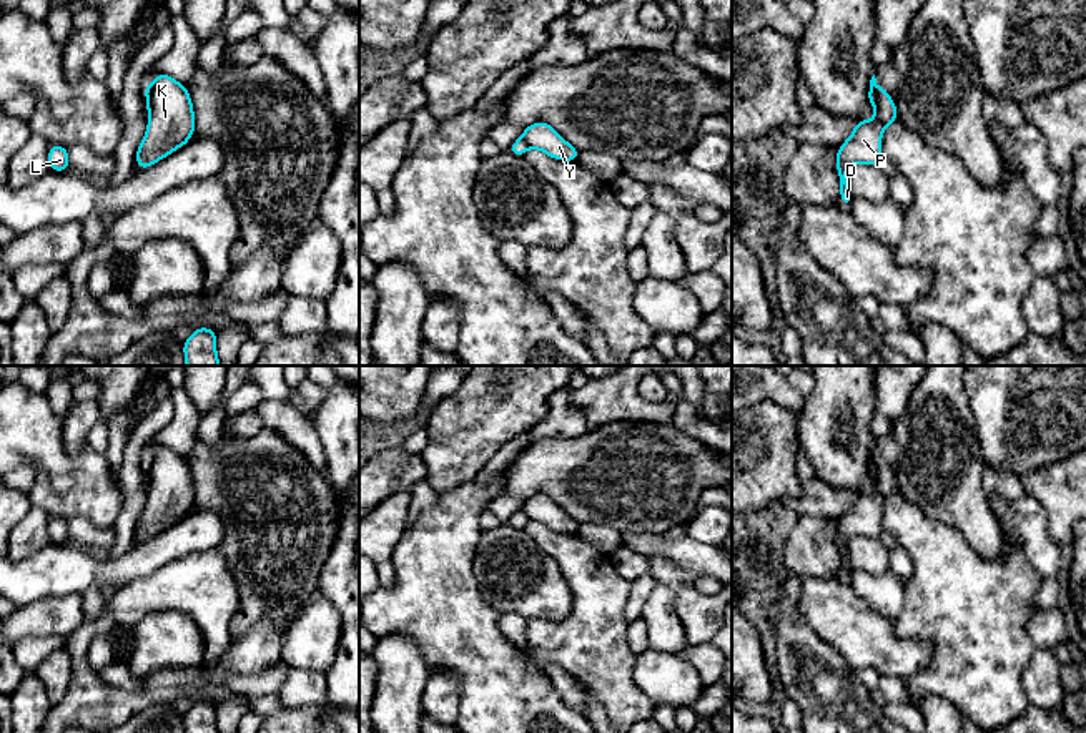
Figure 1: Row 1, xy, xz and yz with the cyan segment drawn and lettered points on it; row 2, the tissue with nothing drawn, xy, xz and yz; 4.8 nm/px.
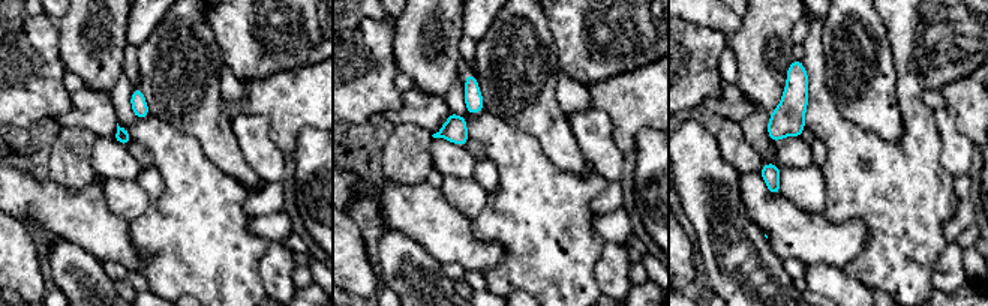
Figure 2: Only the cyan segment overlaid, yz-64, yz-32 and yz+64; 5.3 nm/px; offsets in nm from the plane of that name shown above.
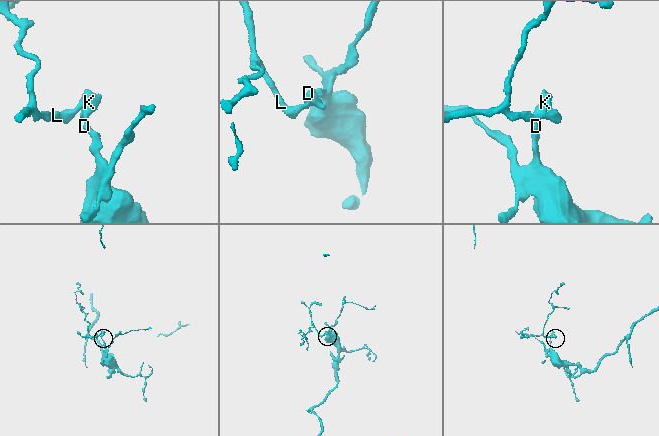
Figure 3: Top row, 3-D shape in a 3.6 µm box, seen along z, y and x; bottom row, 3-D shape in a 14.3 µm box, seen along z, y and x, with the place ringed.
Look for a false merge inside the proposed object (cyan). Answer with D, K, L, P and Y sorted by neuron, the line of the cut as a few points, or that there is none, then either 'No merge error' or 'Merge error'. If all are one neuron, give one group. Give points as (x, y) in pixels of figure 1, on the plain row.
Groups: D K P Y / L. Split along yz (878, 461), (878, 491), (883, 499). Merge error

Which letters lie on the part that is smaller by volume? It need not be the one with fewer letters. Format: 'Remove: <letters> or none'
Remove: L

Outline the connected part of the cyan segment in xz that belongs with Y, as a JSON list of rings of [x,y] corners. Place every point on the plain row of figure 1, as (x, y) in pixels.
[[[544,494],[526,499],[521,512],[529,520],[537,520],[555,532],[577,534],[580,525]]]

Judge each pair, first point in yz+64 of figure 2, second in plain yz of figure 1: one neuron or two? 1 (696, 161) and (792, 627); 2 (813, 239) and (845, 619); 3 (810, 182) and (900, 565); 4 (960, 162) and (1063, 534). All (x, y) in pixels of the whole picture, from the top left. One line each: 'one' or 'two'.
1: one
2: one
3: two
4: two

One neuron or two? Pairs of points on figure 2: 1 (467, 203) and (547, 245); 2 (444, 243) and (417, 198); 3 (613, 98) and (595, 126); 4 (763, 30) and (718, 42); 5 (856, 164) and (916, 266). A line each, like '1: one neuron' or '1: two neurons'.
1: two neurons
2: one neuron
3: two neurons
4: two neurons
5: one neuron

